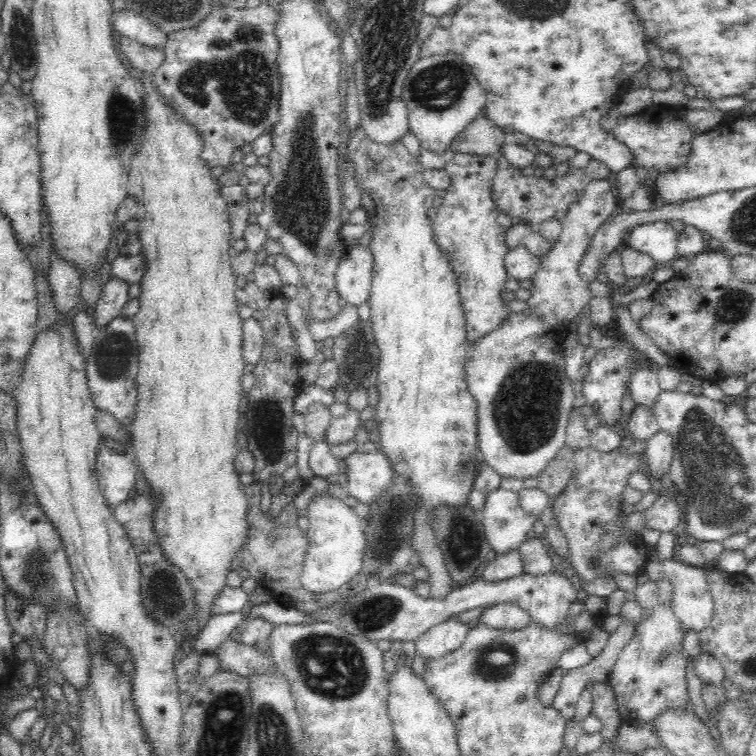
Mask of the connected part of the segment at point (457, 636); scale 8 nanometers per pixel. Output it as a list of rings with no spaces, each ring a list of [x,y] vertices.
[[[448,618],[432,629],[424,632],[415,641],[415,651],[428,662],[428,659],[439,657],[448,651],[459,647],[466,639],[470,631],[466,620],[460,618]]]

